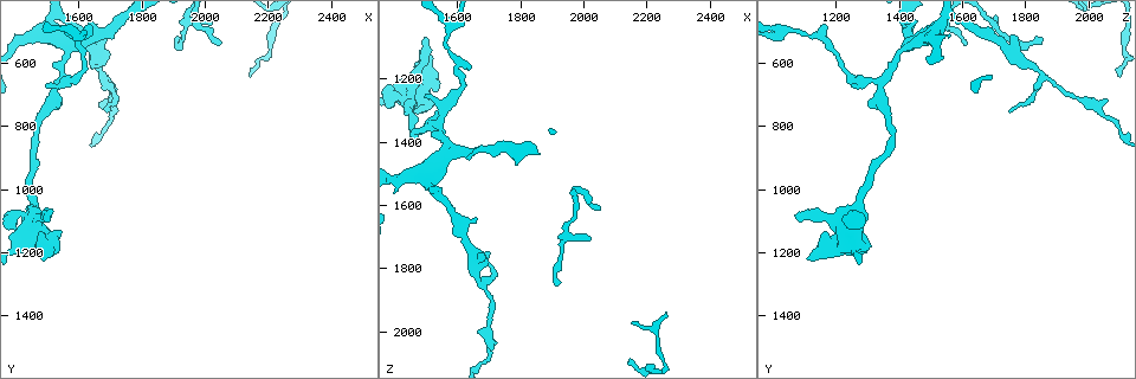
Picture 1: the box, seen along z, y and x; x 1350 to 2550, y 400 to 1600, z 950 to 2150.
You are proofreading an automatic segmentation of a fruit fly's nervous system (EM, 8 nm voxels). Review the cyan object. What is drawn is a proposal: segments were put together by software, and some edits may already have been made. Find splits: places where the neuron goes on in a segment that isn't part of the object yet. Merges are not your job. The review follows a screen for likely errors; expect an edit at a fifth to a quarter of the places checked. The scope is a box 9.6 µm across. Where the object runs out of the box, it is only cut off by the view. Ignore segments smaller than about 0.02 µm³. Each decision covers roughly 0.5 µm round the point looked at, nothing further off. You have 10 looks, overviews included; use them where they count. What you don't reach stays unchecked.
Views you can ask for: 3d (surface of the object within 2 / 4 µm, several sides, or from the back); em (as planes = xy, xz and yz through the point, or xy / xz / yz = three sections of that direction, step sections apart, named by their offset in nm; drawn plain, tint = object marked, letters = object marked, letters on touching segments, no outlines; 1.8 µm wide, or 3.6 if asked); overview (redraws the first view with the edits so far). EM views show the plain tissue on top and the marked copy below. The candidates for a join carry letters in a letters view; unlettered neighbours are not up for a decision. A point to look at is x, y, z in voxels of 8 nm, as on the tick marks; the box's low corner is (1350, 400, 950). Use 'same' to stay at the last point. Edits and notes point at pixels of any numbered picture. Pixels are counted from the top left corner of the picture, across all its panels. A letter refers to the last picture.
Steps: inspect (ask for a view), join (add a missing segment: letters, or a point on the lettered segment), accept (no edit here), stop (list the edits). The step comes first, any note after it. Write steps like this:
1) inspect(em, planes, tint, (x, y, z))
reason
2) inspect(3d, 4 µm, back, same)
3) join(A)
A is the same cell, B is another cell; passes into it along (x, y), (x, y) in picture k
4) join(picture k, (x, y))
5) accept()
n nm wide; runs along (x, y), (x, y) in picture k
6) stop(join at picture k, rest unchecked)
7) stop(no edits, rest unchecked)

inspect(em, planes, letters, (1500, 1090, 1070))
an open end

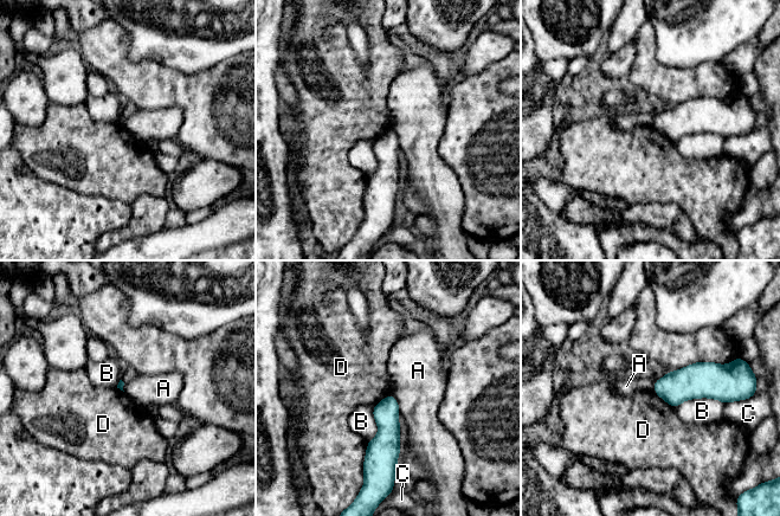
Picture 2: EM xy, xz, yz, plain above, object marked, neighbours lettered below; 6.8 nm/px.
accept()
A, B, C and D are other cells; border along (368, 442), (362, 471) in picture 2; no lettered segment goes on from it

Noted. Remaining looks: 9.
inspect(em, xz, step 4, letters, (1540, 670, 1340))
three arms meet

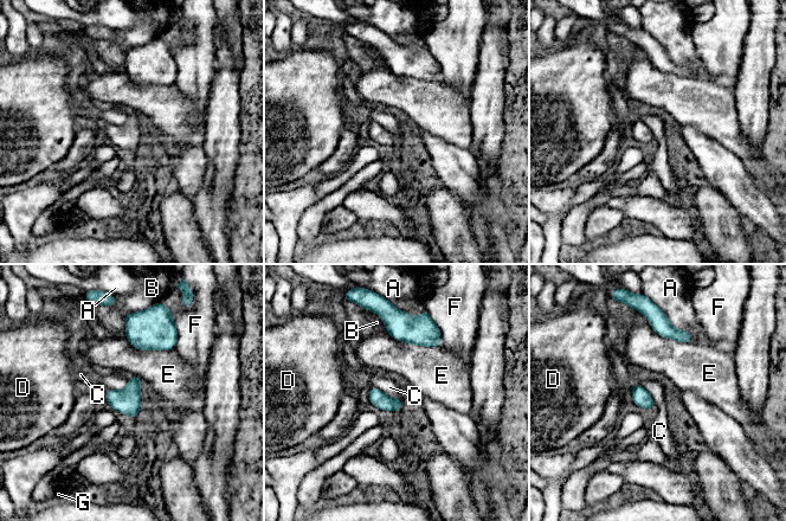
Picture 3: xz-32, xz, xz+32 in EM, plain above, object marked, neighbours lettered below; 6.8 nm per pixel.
inspect(em, planes, letters, same)
another direction

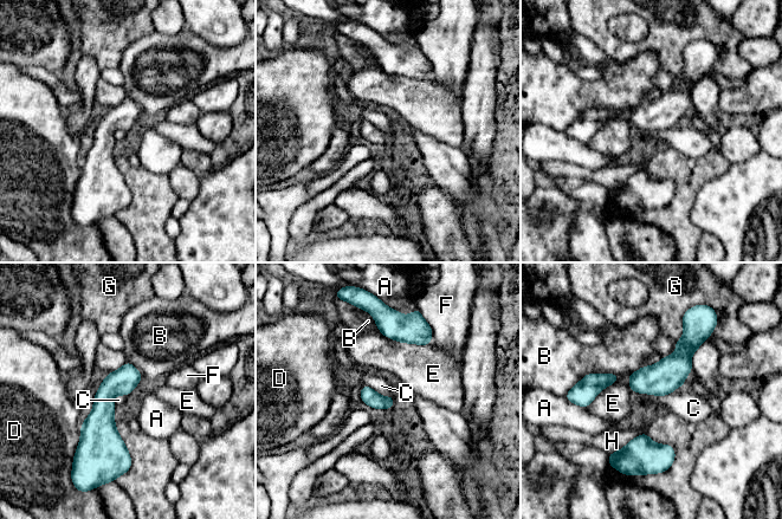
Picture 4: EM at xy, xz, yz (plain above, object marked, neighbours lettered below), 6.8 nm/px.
accept()
A, B, C, D, E, F, G and H are other cells; border along (639, 393), (654, 395), (672, 394) in picture 4; none of them fits

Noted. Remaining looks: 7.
inspect(3d, 2 µm, (1710, 750, 1760))
an open end

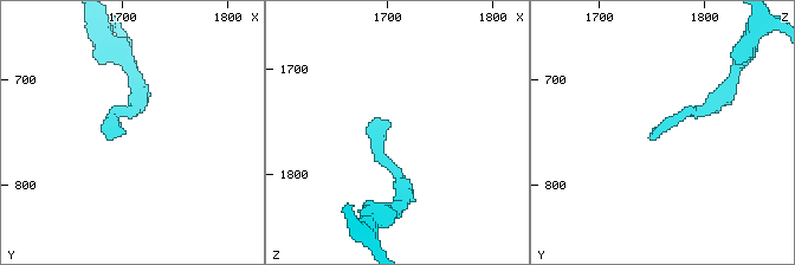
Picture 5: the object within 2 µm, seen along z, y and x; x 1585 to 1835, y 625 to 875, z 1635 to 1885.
inspect(em, xy, step 8, letters, (1698, 752, 1750))
now the EM

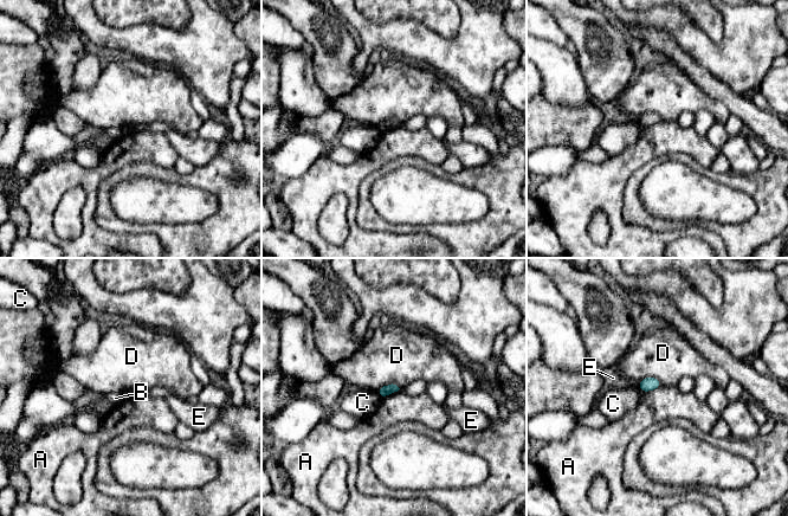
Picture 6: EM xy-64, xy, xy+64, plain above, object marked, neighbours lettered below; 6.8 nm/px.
accept()
A, B, C, D and E are other cells; border along (637, 385), (647, 376), (663, 385) in picture 6; no lettered segment goes on from it

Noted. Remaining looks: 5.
inspect(3d, 2 µm, (1920, 520, 1850))

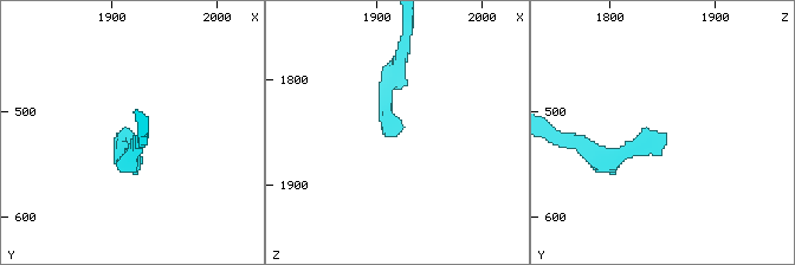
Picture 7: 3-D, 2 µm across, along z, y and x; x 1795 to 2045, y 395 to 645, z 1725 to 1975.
inspect(em, 3.6 µm, planes, letters, (1916, 524, 1854))
shape alone is not enough

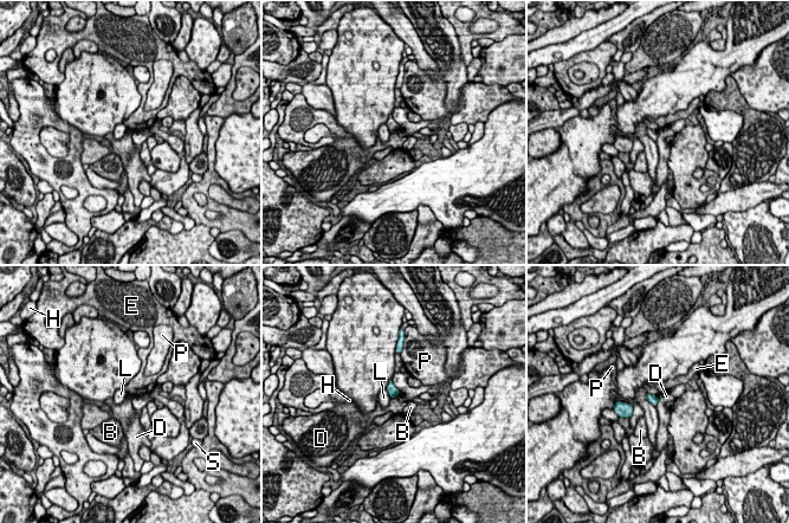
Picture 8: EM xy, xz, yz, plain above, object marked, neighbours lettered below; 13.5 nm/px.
accept()
120 nm wide; B, D, E, H, L, P and S are other cells; border along (658, 396), (655, 406) in picture 8; no lettered segment goes on from it

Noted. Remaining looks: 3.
stop(no edits, rest unchecked)

